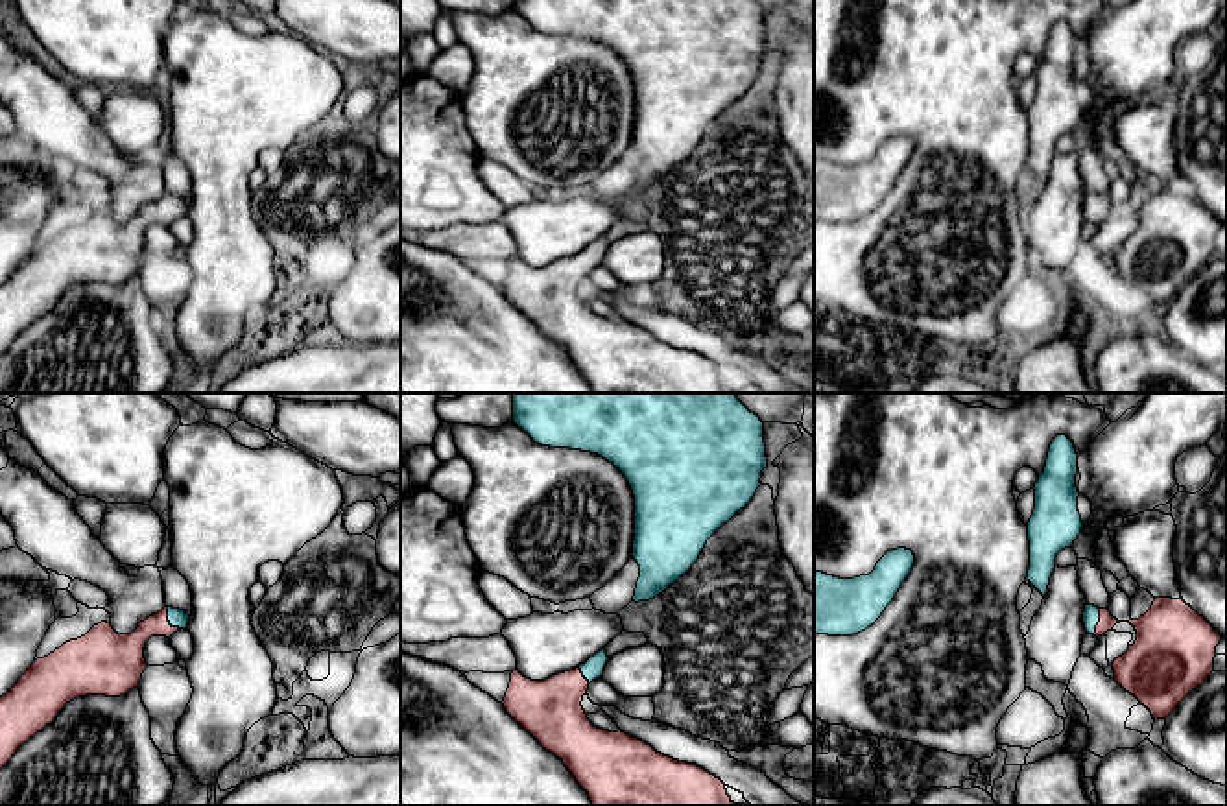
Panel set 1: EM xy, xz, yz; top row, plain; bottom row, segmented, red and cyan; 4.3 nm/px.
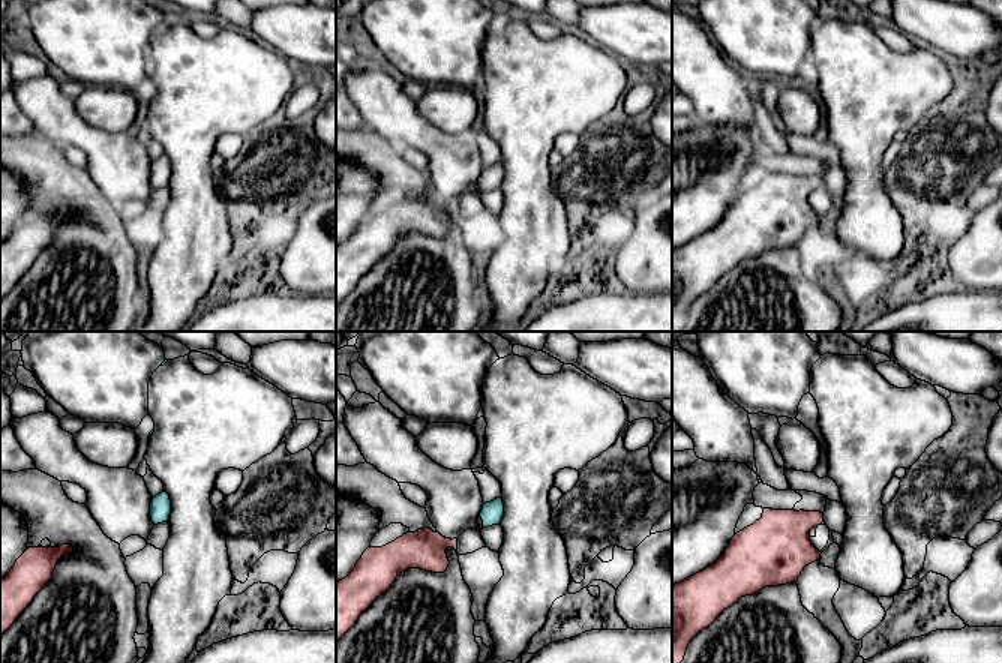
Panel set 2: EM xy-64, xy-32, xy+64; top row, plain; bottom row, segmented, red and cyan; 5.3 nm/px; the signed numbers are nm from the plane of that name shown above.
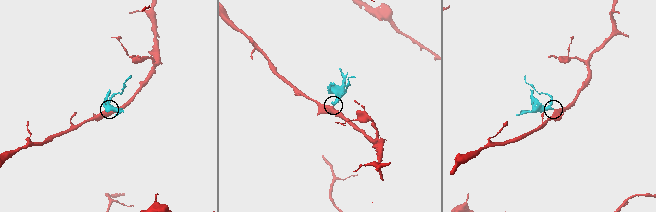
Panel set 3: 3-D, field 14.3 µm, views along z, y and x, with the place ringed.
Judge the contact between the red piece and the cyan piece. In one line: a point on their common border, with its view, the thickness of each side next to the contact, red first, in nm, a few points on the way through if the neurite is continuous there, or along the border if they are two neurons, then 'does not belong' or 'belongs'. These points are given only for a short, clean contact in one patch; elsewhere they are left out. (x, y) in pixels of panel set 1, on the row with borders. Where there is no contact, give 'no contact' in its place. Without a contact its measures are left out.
contact xy (166, 620); calibres 190 and 80 nm; way xy (122, 655), (152, 626), (166, 620), (178, 618); belongs

